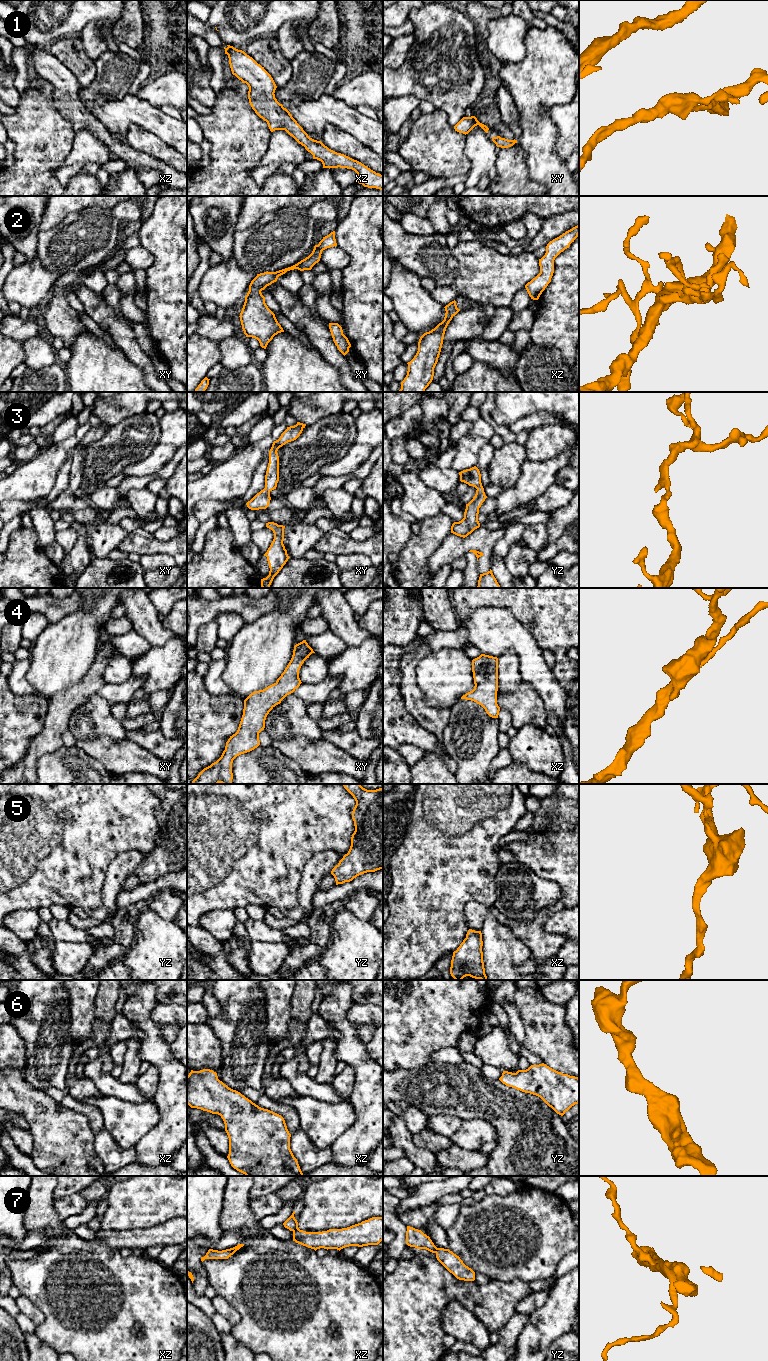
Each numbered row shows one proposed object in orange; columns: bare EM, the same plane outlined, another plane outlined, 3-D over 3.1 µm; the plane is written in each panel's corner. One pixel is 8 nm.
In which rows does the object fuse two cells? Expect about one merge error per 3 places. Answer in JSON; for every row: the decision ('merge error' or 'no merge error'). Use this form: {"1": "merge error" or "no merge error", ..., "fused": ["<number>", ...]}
{"1": "no merge error", "2": "no merge error", "3": "no merge error", "4": "no merge error", "5": "no merge error", "6": "no merge error", "7": "merge error", "fused": ["7"]}

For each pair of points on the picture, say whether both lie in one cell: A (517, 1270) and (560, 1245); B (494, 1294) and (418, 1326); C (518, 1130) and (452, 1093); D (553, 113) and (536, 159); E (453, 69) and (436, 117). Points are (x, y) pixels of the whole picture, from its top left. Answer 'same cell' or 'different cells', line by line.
A: same cell
B: same cell
C: same cell
D: different cells
E: different cells

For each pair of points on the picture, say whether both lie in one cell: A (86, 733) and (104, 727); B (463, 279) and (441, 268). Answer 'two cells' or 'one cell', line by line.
A: one cell
B: two cells

